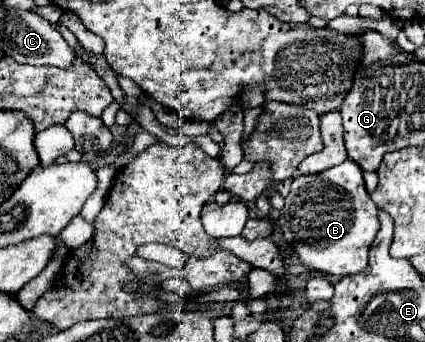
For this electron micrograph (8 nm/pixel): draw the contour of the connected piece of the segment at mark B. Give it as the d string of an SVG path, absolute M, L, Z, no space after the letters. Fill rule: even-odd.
M351 159L317 175L295 177L277 223L301 265L339 277L361 273L367 267L367 255L379 231L377 205L365 189L361 167Z

